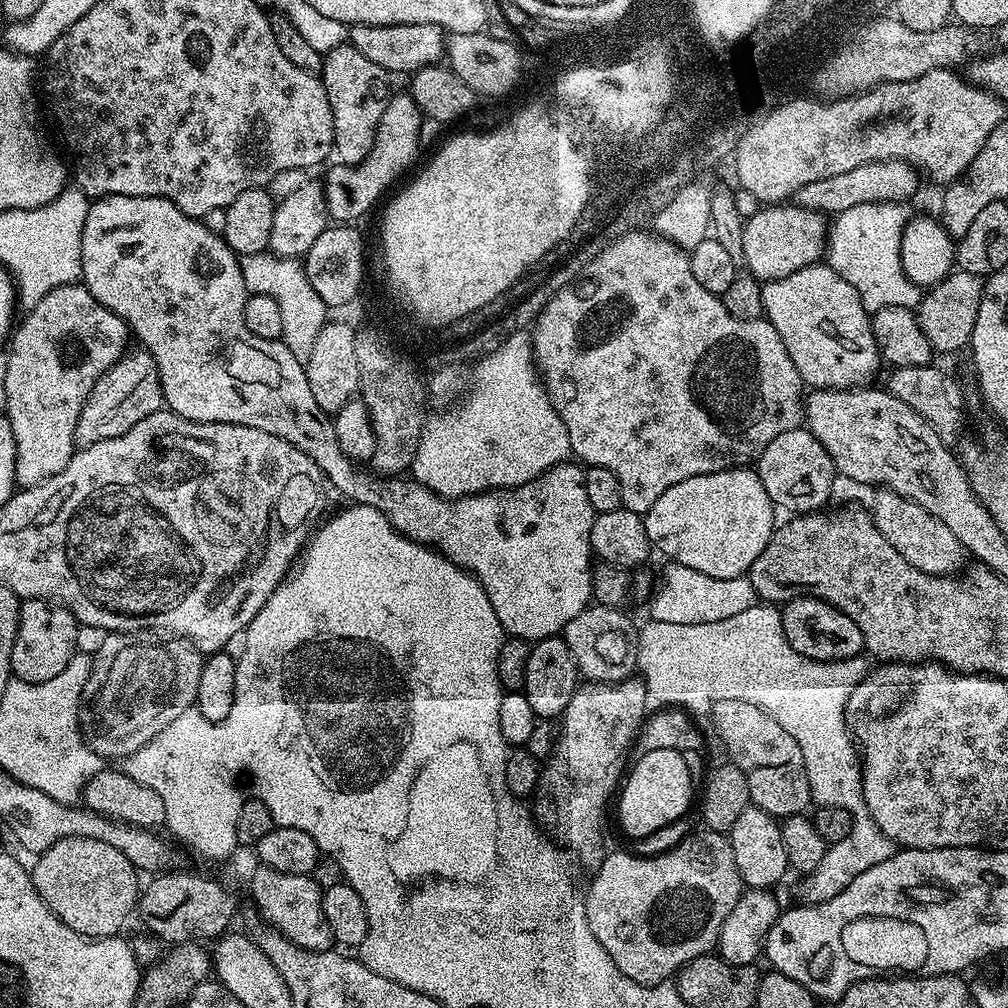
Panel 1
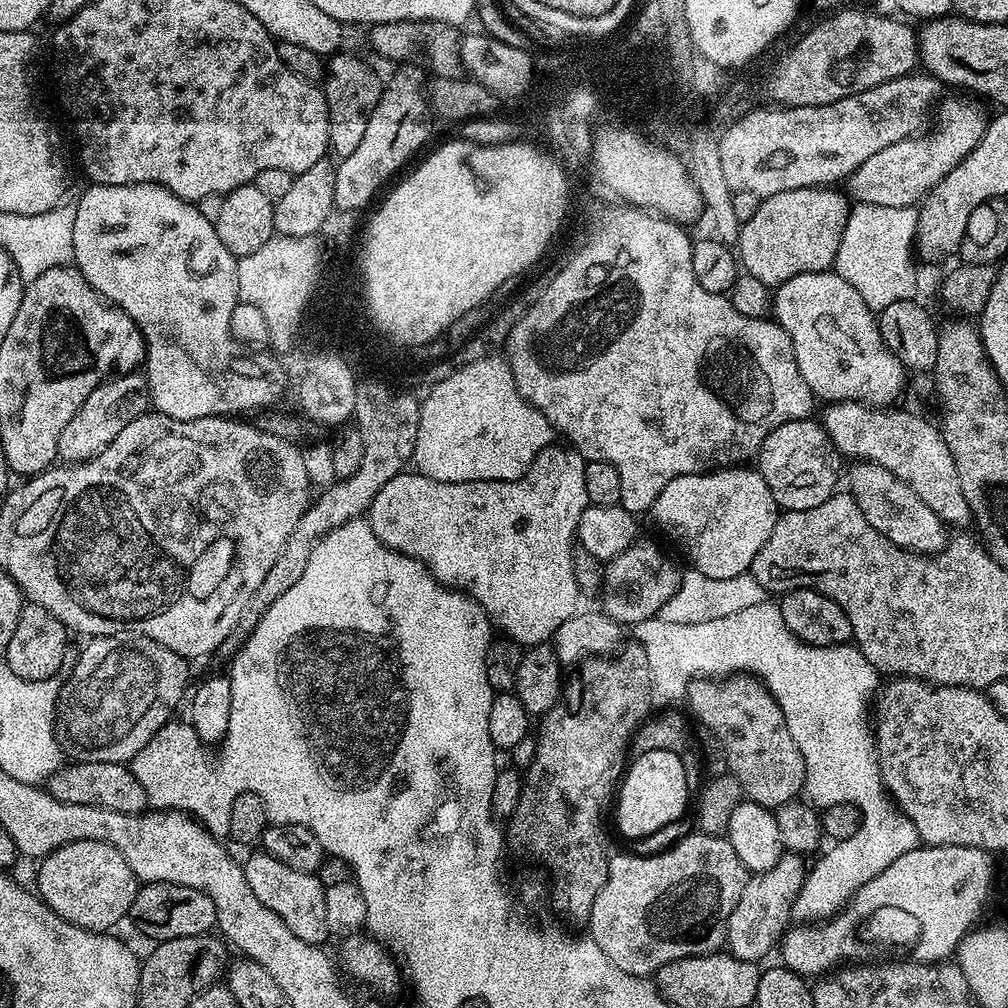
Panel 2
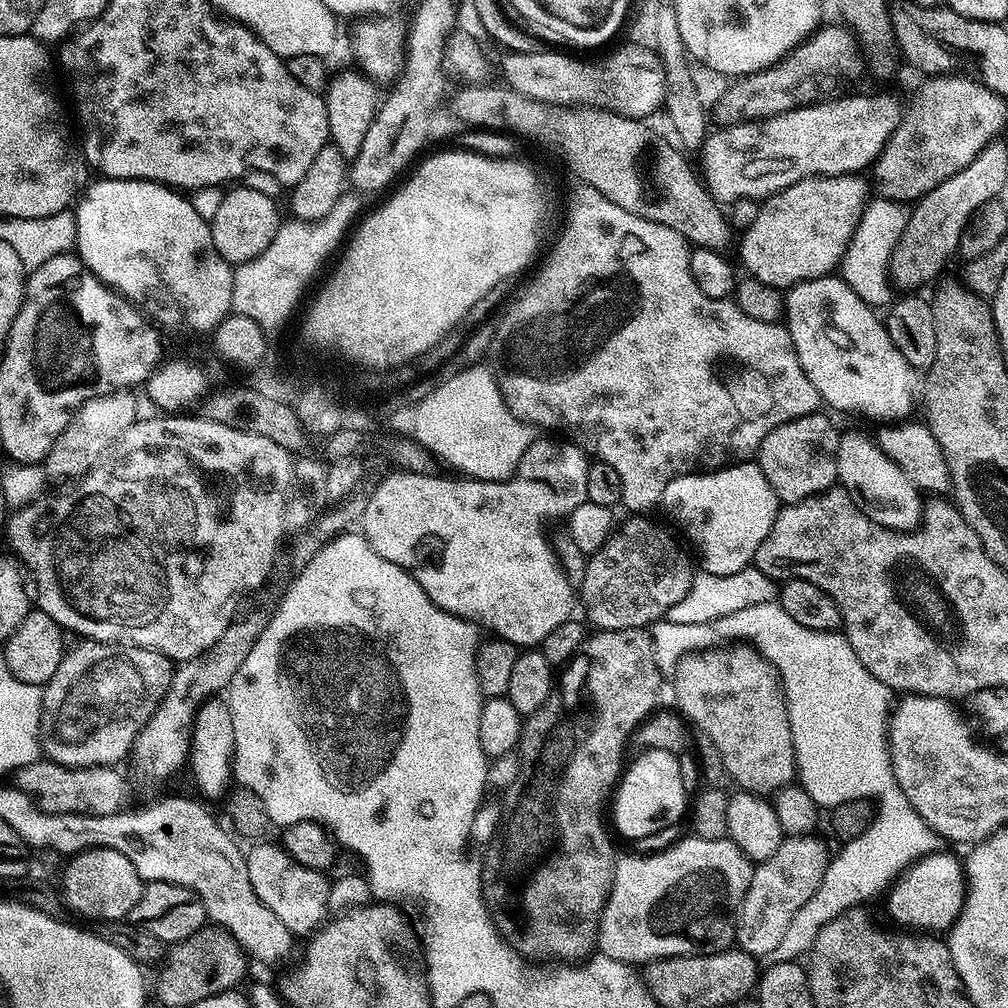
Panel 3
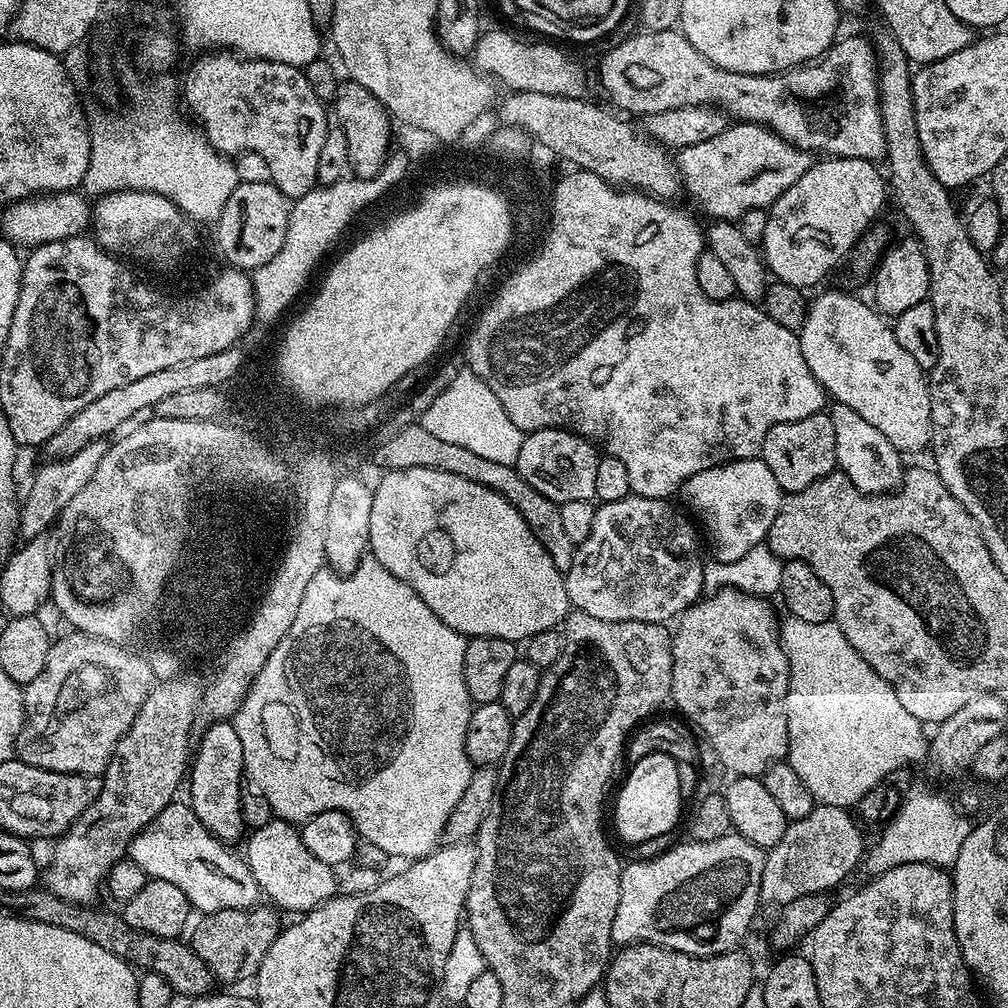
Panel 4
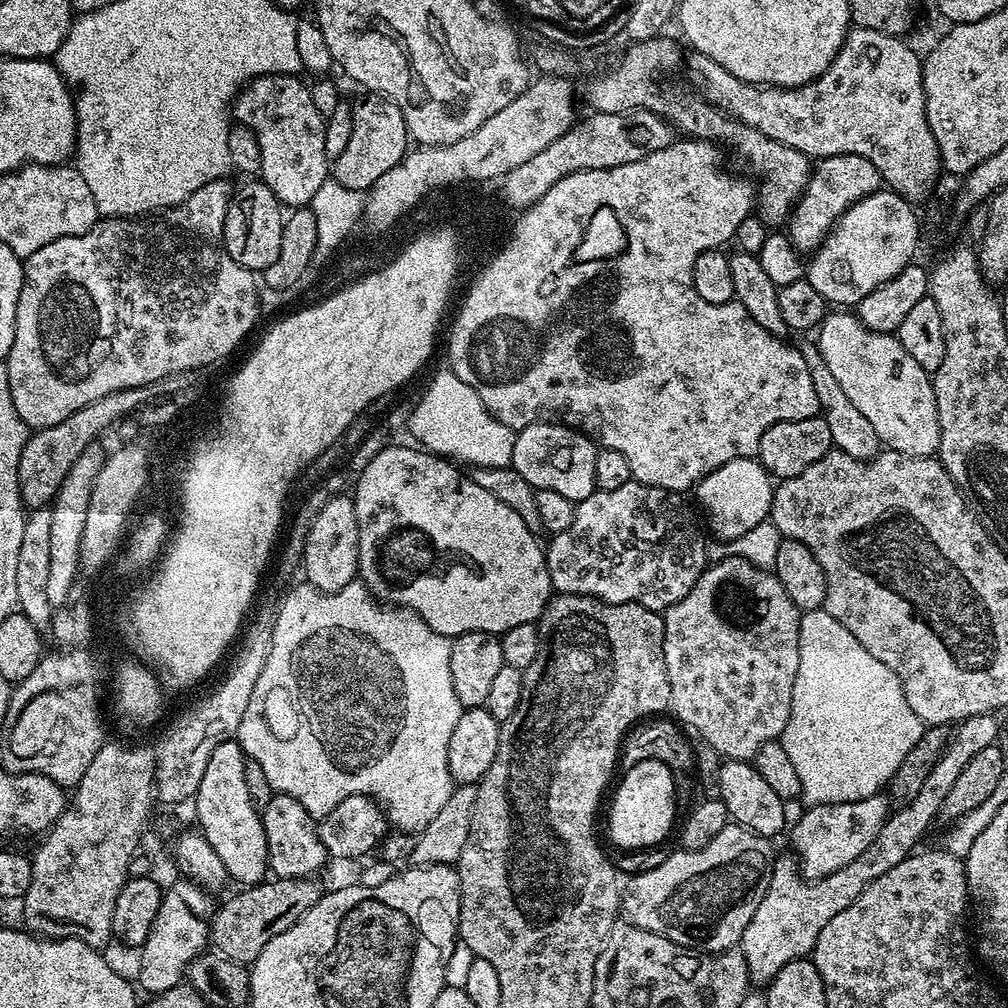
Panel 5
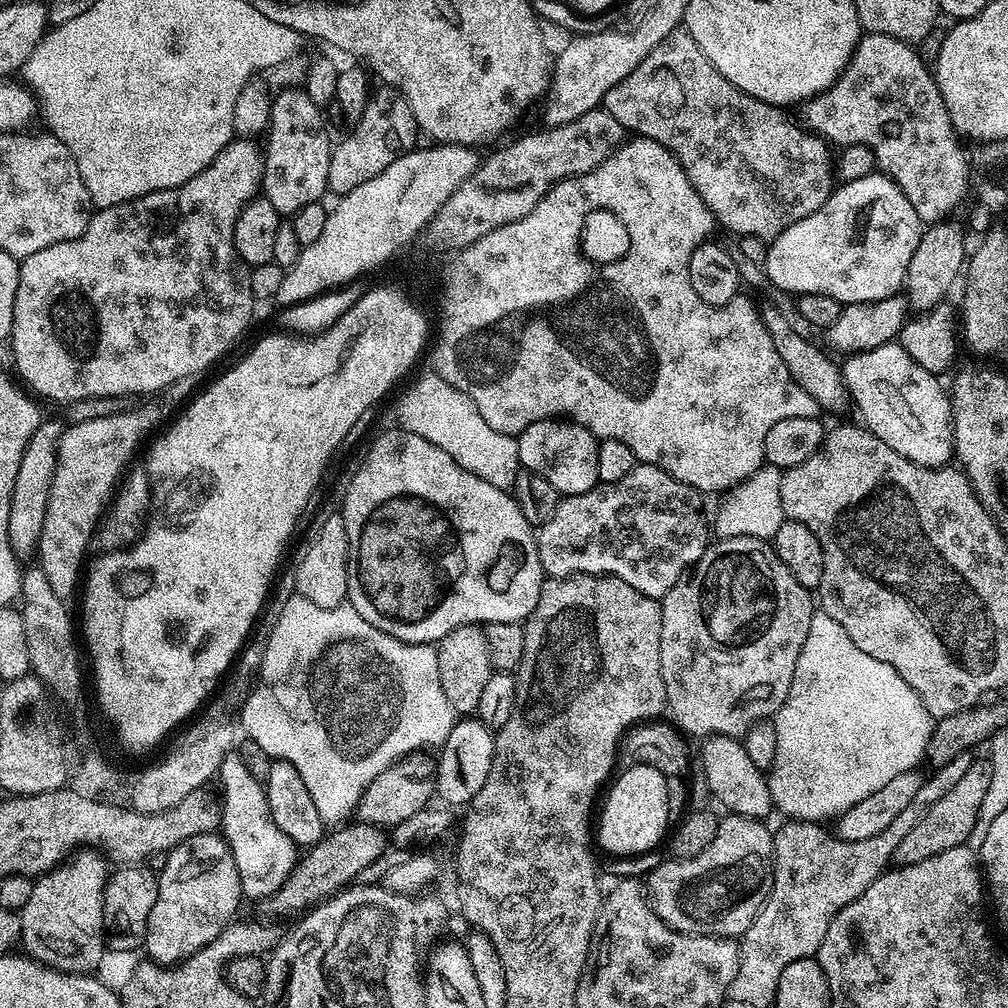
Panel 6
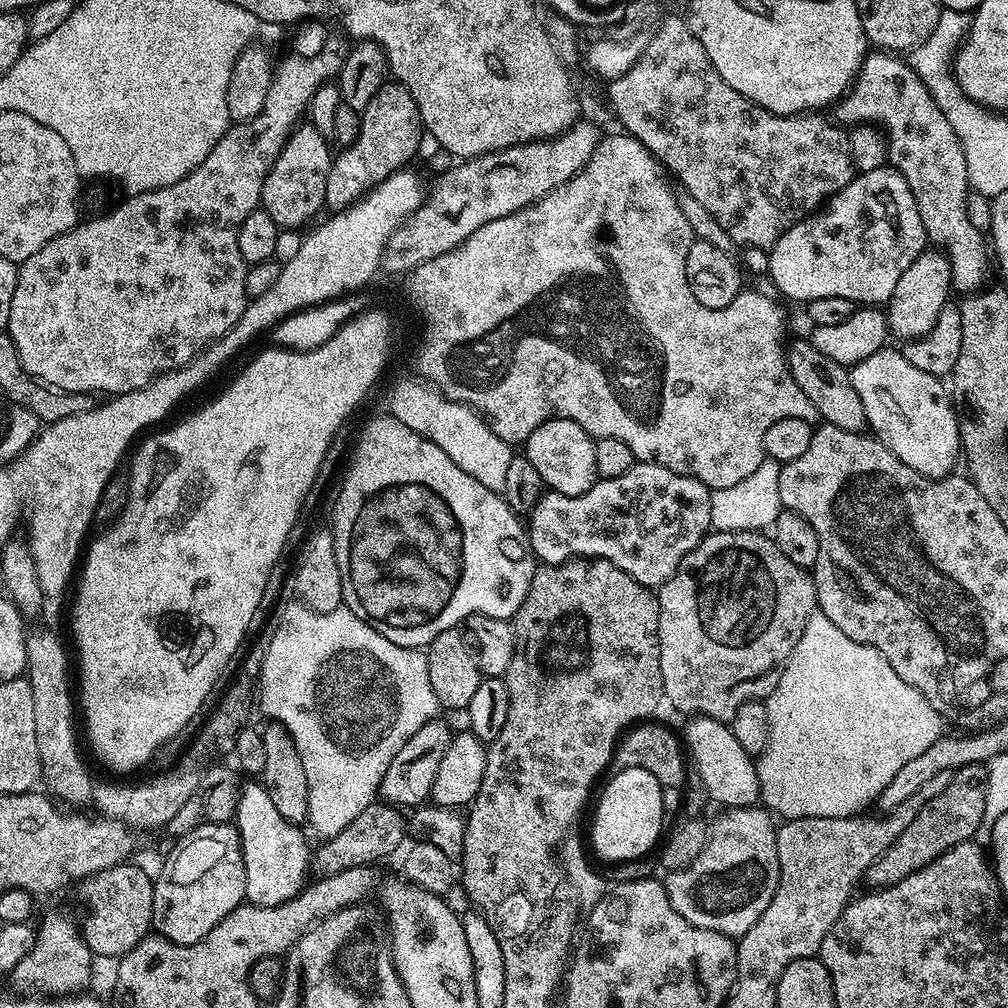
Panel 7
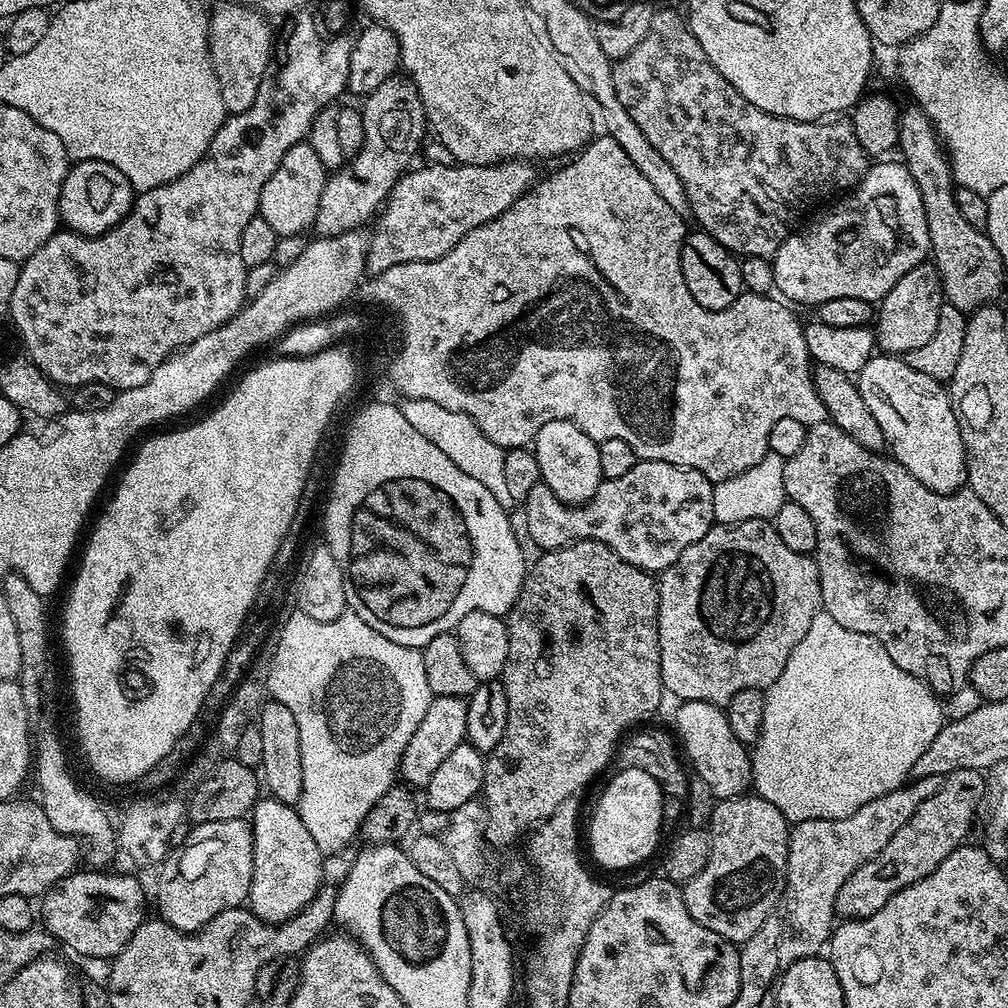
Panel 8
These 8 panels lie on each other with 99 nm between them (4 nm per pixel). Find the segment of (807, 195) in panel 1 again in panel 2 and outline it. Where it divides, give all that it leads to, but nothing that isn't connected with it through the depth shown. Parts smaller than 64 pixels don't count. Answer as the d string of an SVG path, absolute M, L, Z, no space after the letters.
M968 100L939 101L936 112L936 125L925 136L899 140L878 154L870 154L858 170L854 170L846 181L846 192L857 204L874 206L916 206L928 195L928 191L958 162L962 162L978 146L984 136L986 115L976 104Z

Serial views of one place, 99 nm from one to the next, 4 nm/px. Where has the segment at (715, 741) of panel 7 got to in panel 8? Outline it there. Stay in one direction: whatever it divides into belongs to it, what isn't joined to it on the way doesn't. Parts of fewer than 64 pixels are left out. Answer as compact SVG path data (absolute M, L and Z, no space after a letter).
M693 700L683 701L679 707L675 735L691 771L710 786L717 801L745 795L752 788L752 758L746 745L734 738L725 709Z

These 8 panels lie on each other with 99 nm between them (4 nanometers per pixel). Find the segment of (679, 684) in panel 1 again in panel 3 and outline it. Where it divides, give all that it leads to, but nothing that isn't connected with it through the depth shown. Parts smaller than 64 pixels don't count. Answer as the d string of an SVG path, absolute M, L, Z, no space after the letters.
M771 600L770 602L761 602L758 606L746 606L746 610L738 610L738 614L726 614L722 618L715 620L712 624L679 624L678 622L670 622L666 618L659 619L656 623L651 625L650 635L656 650L657 661L664 666L667 666L667 664L668 666L674 666L682 657L688 655L690 652L707 650L721 645L723 642L739 641L736 640L739 636L746 639L743 641L753 642L756 650L763 653L763 655L771 661L777 672L779 672L780 681L784 686L784 699L788 701L788 717L790 718L790 730L792 731L794 750L796 751L796 771L798 773L798 783L800 787L804 788L806 794L810 794L810 798L814 798L814 802L820 805L821 809L824 810L835 810L842 802L868 800L869 798L873 798L872 796L876 796L877 801L875 800L875 803L878 805L878 811L876 813L876 819L872 821L870 830L866 830L866 834L862 834L858 838L847 841L847 843L843 845L844 849L841 850L840 854L837 857L835 855L829 861L828 870L818 890L814 894L814 898L810 898L810 902L806 902L806 906L802 906L802 910L798 910L798 914L794 914L794 919L790 921L790 927L786 930L786 934L789 938L795 938L795 936L805 936L805 938L814 937L818 934L818 930L822 930L822 926L826 926L826 922L838 918L843 912L850 911L851 908L859 908L867 905L867 900L874 899L880 891L883 893L900 875L896 870L896 856L916 856L919 860L923 860L923 858L932 855L928 848L933 848L935 852L941 851L942 837L924 821L923 817L916 820L916 817L920 814L911 802L908 801L907 796L896 796L896 789L899 788L900 785L896 783L896 775L892 772L892 754L888 736L890 709L894 704L893 693L882 682L878 682L878 678L874 678L874 674L870 674L870 670L866 670L866 666L862 666L858 654L854 654L850 642L839 631L819 632L818 630L810 630L806 626L802 626L802 622L794 622L794 618L790 618L790 614L786 614L786 610L779 602Z

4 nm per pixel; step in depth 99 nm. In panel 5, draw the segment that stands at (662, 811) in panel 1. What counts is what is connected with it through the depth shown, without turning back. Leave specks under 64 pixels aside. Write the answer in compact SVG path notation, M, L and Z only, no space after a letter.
M647 760L627 769L624 777L615 785L612 809L608 812L608 836L620 850L630 848L654 848L663 845L668 831L677 823L676 787L674 773L662 762Z

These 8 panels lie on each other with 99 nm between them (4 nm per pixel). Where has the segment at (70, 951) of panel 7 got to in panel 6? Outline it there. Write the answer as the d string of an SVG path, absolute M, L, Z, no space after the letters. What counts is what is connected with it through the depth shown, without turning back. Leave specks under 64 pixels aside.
M76 850L67 857L66 862L52 869L51 872L45 872L43 876L39 877L33 883L30 890L30 899L27 900L26 906L20 909L18 919L20 921L20 935L18 937L19 943L24 943L23 951L31 956L34 960L39 960L40 963L48 965L49 968L56 968L60 972L79 972L81 974L92 974L97 970L96 967L104 960L104 928L106 932L106 921L104 918L104 892L108 888L108 881L110 879L109 861L105 859L99 851L96 850Z

